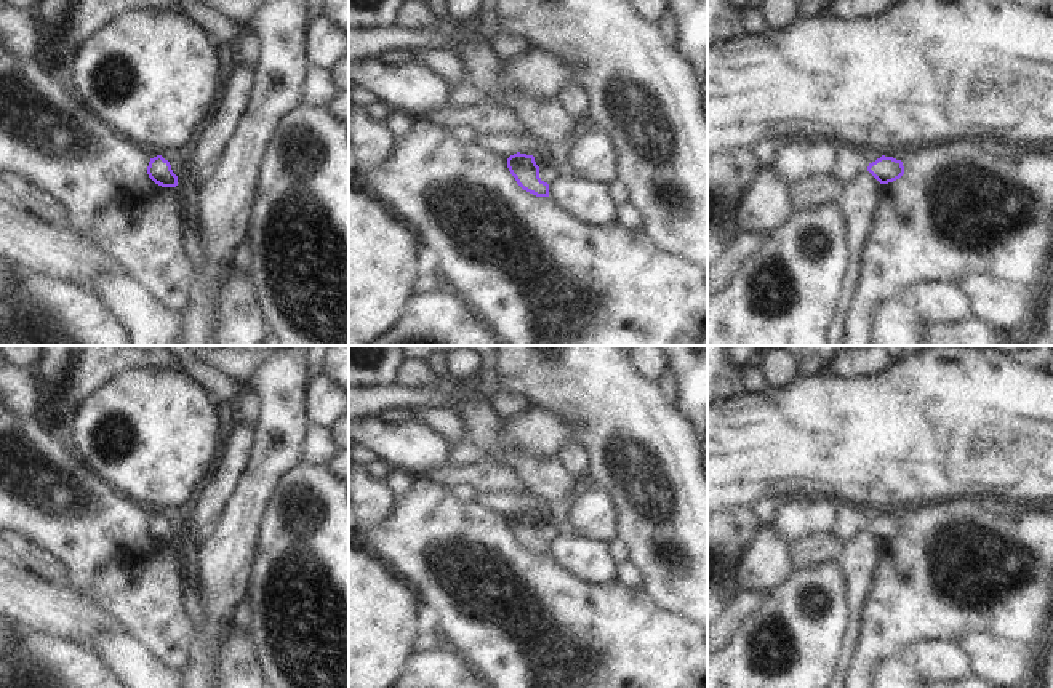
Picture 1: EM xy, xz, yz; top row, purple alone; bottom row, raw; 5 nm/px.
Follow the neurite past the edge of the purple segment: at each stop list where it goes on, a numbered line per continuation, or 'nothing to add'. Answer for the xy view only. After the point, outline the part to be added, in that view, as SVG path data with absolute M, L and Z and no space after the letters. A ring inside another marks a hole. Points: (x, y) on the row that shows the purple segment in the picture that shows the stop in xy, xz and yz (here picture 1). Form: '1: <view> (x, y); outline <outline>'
nothing to add

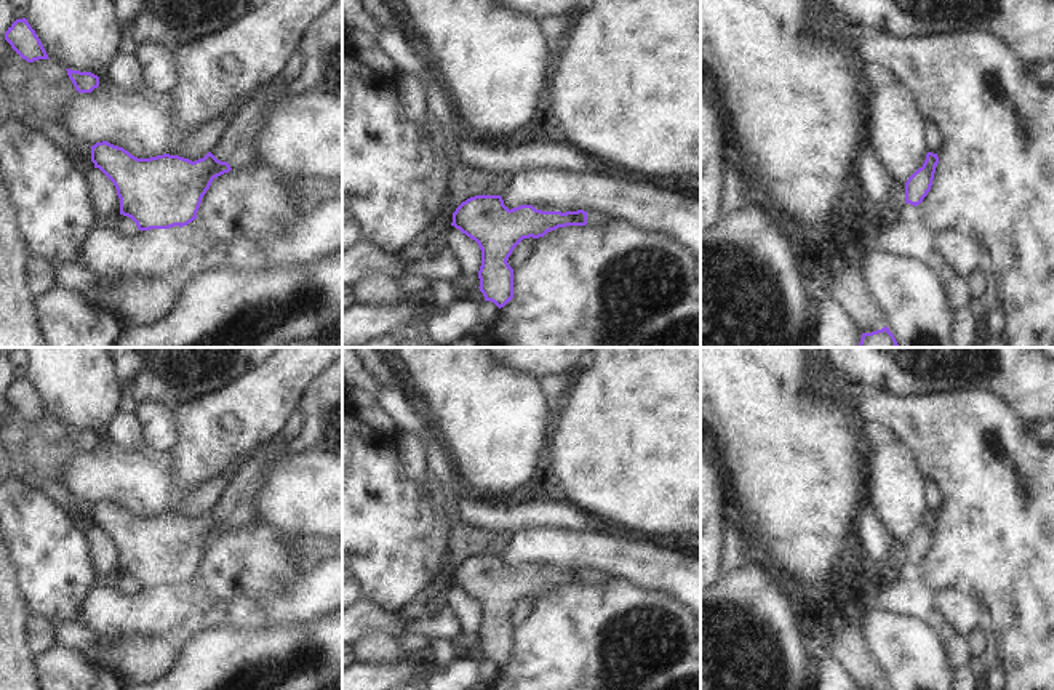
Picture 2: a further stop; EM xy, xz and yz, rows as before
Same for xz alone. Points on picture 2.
1: xz (594, 218); outline M587 211L587 224L585 226L601 226L608 223L608 218L605 215L600 215L597 211Z

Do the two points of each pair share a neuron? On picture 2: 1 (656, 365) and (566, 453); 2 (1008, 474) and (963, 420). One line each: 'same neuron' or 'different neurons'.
1: same neuron
2: same neuron

